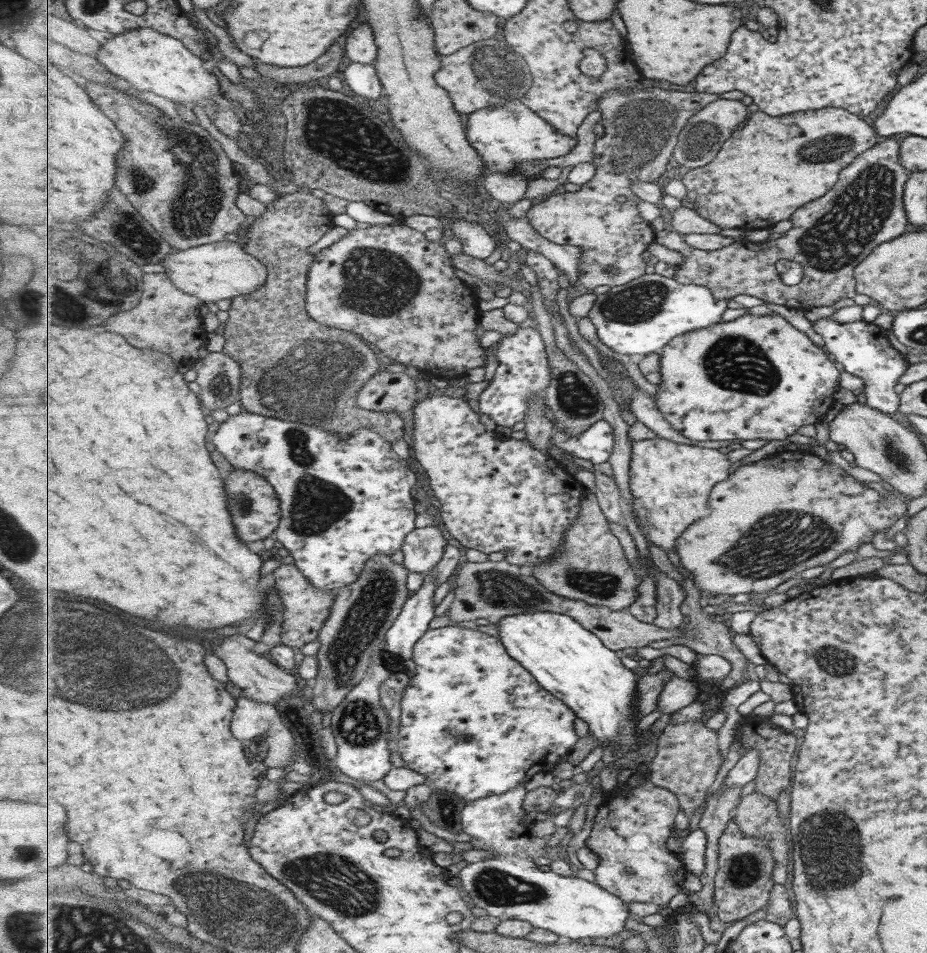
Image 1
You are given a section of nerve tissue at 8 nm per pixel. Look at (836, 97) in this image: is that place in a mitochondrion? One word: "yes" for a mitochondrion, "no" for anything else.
no

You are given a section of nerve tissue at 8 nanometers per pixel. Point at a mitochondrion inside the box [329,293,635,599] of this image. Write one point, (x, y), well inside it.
(573, 394)

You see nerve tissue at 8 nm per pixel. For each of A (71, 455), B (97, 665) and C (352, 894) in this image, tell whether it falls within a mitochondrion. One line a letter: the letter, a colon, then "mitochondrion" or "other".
A: other
B: mitochondrion
C: mitochondrion

